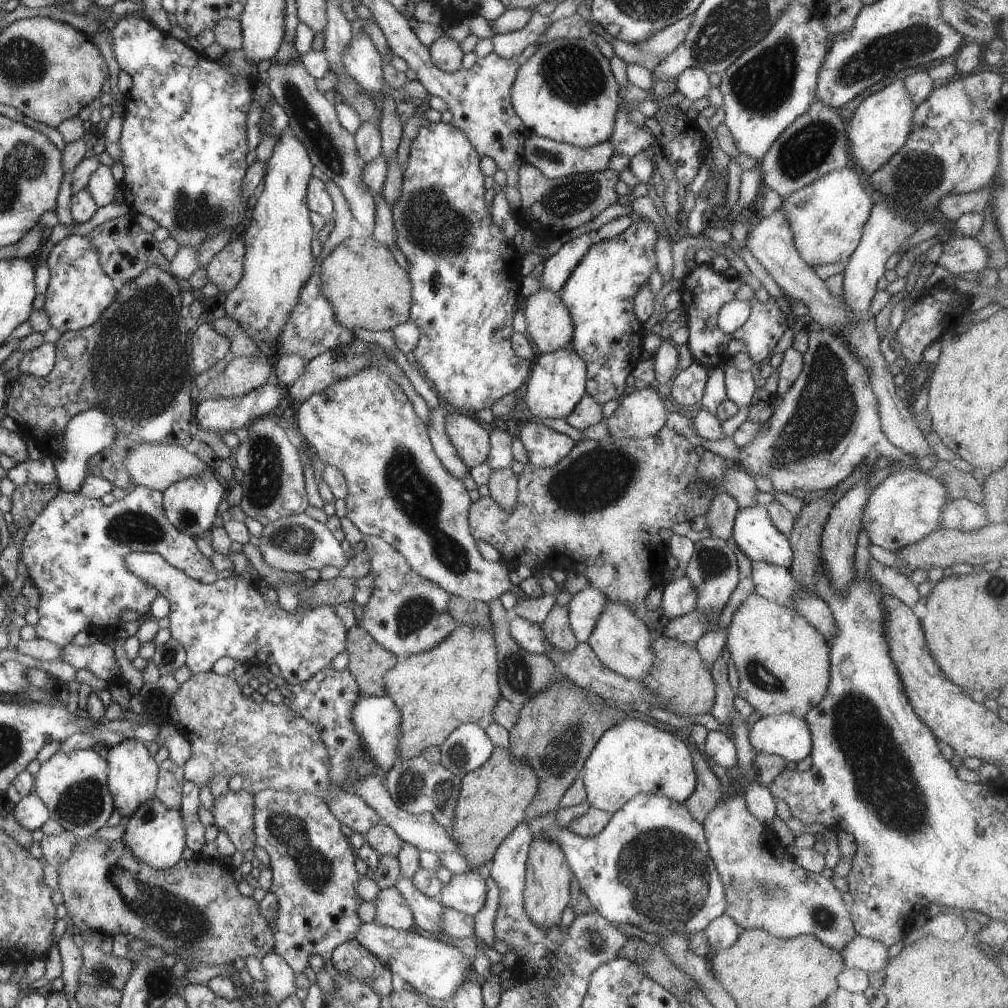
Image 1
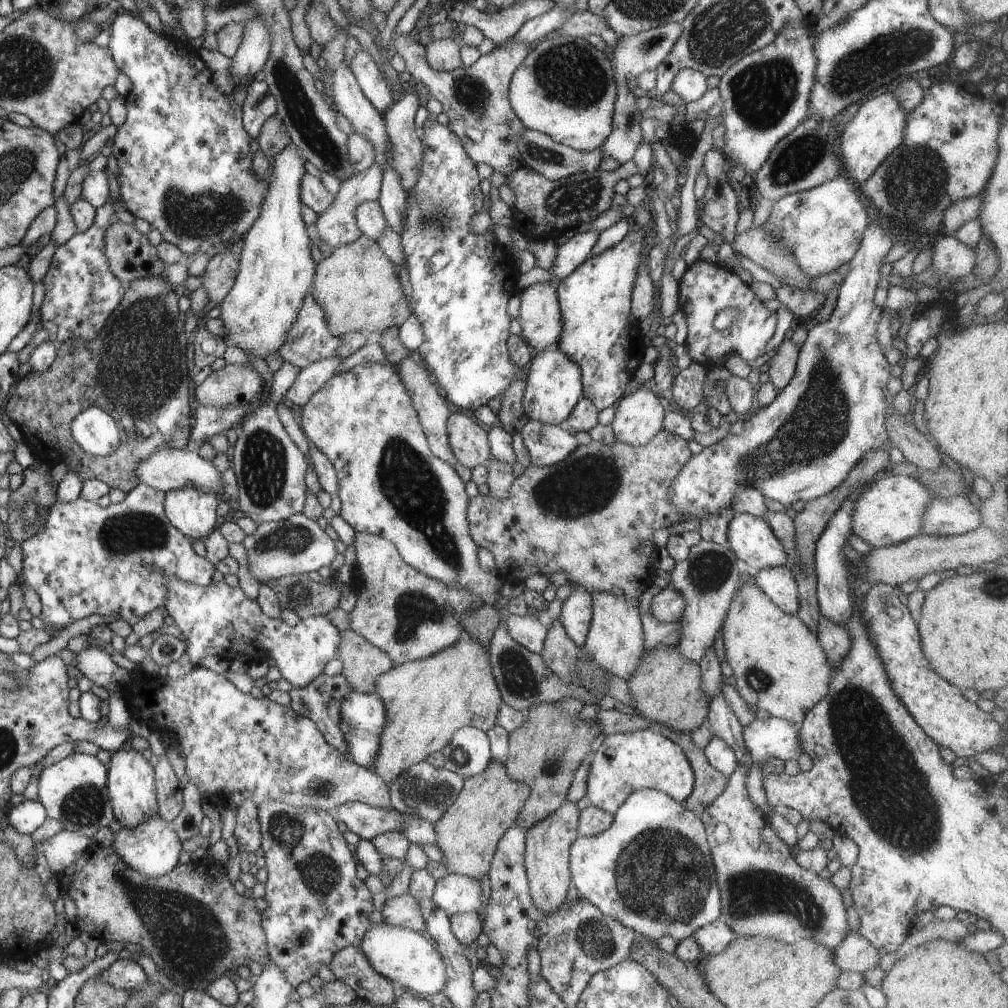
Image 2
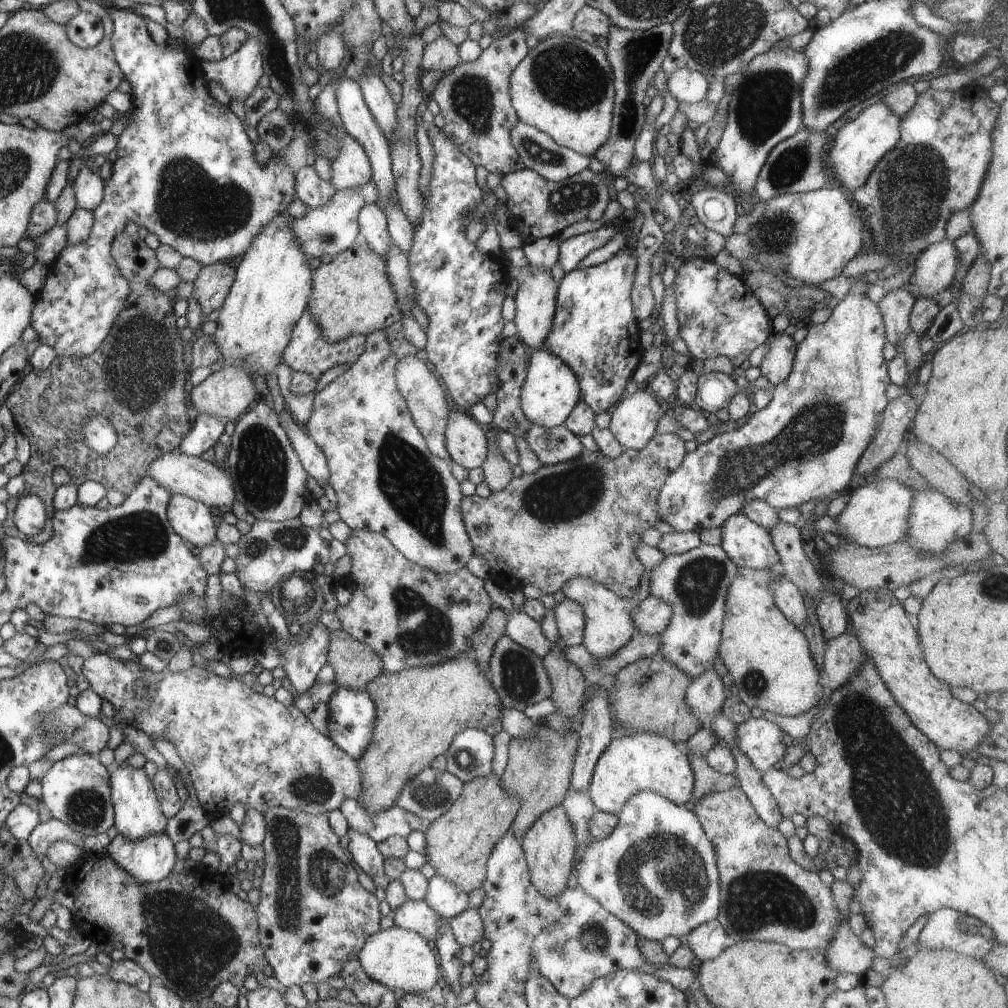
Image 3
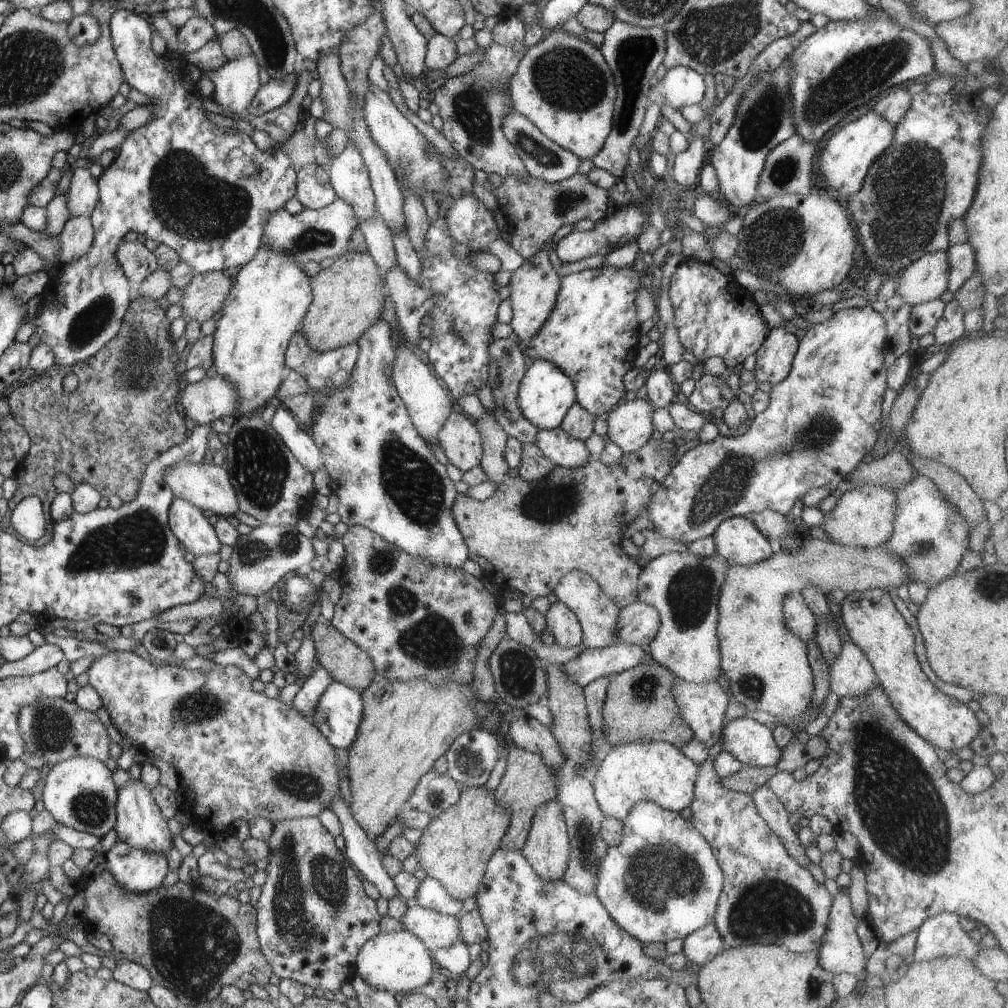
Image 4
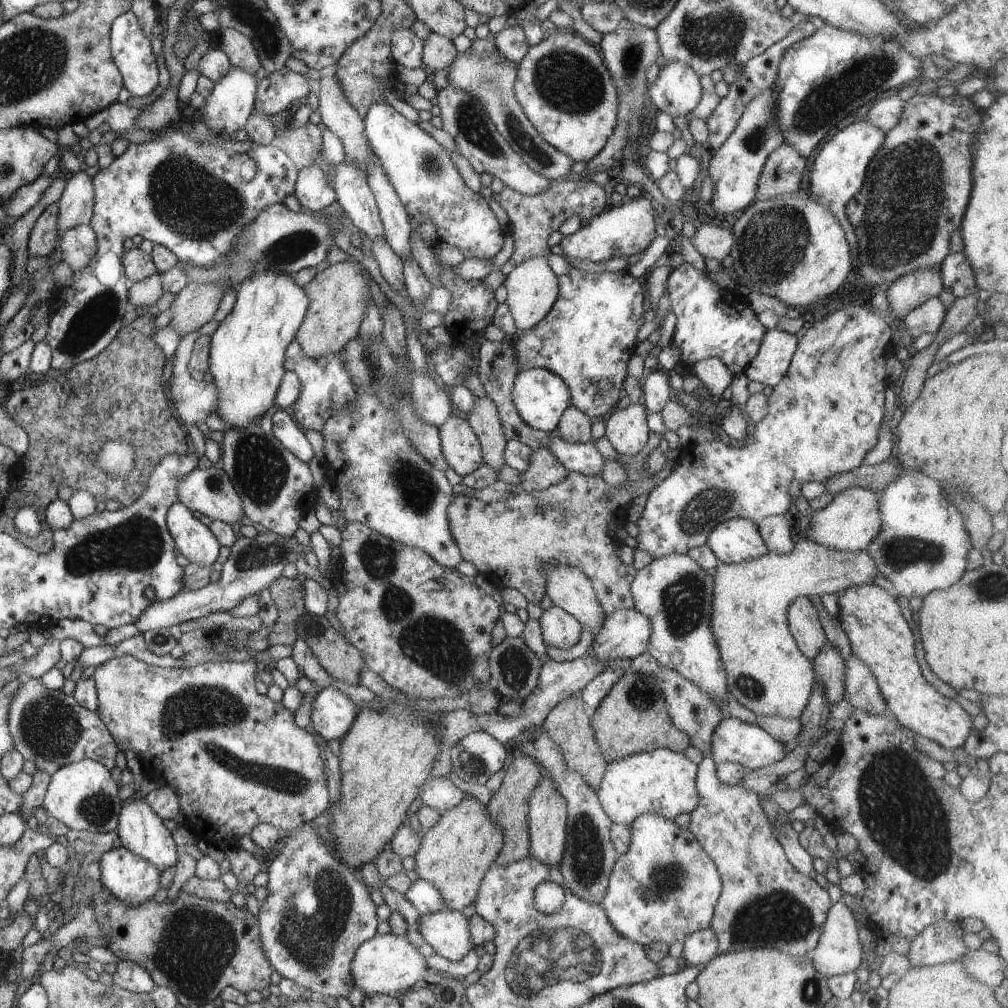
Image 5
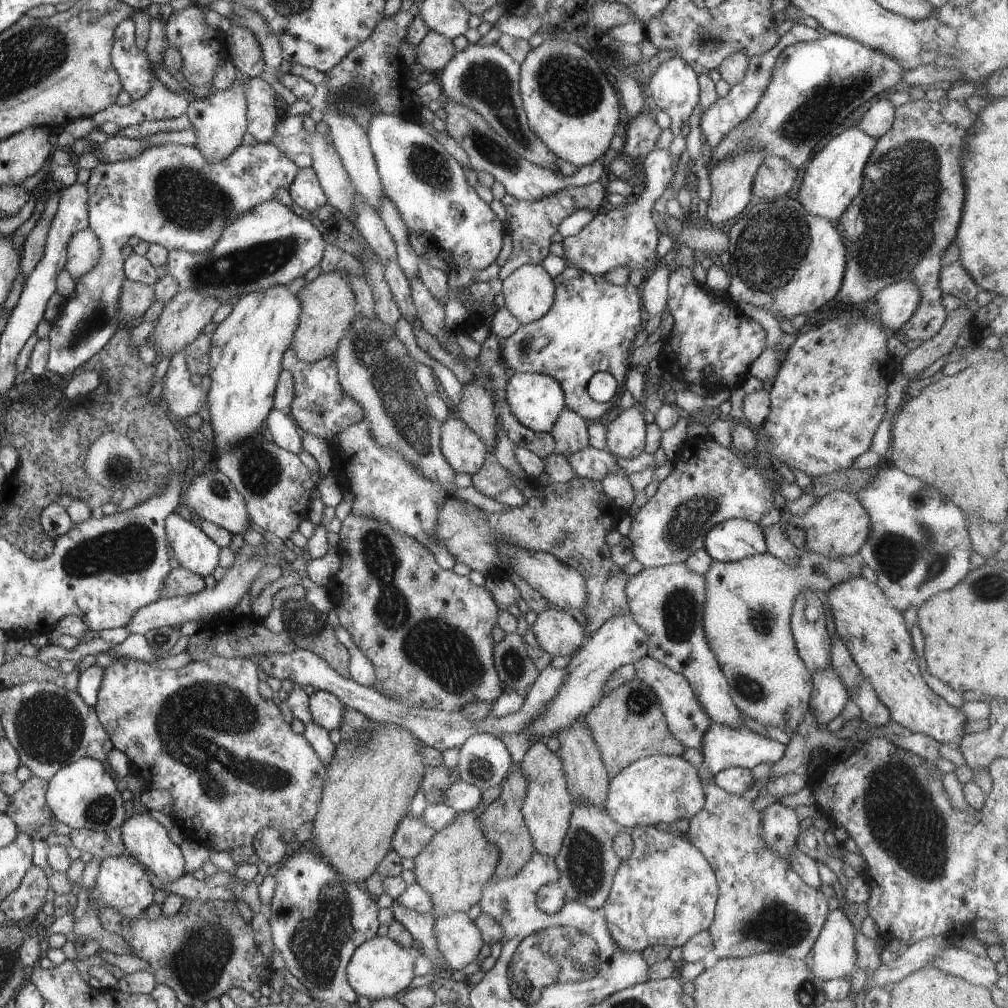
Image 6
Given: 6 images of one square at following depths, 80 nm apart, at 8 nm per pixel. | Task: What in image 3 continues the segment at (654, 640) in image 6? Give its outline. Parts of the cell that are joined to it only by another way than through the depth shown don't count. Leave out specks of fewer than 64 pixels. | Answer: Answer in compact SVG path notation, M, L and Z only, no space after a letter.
M703 543L684 554L664 558L650 572L650 595L670 604L674 614L660 636L659 654L693 680L713 668L714 660L718 658L728 588L736 574L738 566L720 545Z

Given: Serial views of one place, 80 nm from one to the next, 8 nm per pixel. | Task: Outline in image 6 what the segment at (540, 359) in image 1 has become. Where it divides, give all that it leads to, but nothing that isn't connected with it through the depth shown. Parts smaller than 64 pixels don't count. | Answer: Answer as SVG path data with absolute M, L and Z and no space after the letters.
M514 373L506 383L505 400L518 422L537 433L549 433L565 407L565 394L560 383L540 373Z

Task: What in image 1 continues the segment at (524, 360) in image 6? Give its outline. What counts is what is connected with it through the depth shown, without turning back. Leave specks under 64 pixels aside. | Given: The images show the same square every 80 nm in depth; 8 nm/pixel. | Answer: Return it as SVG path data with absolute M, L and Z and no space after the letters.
M634 219L632 226L626 228L620 236L592 244L558 293L574 324L571 349L586 362L586 393L602 405L625 396L626 379L642 358L644 326L634 315L634 298L638 290L648 284L651 274L658 270L655 248L659 234L657 226L650 220Z

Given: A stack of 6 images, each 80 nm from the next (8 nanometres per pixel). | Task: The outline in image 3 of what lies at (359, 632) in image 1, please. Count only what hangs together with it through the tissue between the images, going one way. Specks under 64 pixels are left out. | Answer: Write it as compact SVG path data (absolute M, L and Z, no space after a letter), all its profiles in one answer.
M332 630L328 644L328 662L340 686L366 692L368 684L382 671L382 658L364 642L342 630Z

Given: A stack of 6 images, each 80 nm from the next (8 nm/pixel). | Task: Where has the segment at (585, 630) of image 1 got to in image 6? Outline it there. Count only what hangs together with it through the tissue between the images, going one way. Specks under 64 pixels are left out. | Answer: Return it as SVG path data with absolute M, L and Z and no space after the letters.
M546 609L530 628L538 644L552 658L572 656L586 642L584 629L566 610Z

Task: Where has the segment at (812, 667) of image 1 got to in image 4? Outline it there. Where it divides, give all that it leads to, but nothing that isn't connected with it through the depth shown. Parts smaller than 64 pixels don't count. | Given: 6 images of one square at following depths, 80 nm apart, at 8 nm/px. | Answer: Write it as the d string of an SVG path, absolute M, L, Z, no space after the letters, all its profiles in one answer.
M803 539L793 551L775 549L773 555L749 565L732 565L727 568L718 601L719 619L717 635L721 654L721 669L730 680L731 694L748 711L763 710L776 717L790 719L800 716L810 704L814 690L813 670L808 660L807 644L802 642L788 627L783 613L783 600L788 595L800 594L807 582L817 582L827 591L842 590L851 593L868 589L898 588L908 584L905 567L899 559L882 547L845 547L832 540Z

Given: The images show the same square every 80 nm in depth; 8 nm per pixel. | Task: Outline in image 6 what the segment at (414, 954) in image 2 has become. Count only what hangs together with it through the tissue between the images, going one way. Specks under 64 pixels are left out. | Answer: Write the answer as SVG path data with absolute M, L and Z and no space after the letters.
M376 935L356 947L347 966L347 979L358 996L366 996L371 1001L396 997L406 990L414 976L414 961L417 954L397 945L391 938Z

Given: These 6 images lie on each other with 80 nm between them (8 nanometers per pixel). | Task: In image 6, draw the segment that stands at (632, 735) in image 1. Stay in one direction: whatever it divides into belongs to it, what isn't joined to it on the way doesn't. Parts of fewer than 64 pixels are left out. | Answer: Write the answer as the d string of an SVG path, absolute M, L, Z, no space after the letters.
M652 755L638 759L609 780L605 811L620 826L627 829L642 825L675 825L677 820L690 820L704 806L705 794L699 771L684 758L668 755Z

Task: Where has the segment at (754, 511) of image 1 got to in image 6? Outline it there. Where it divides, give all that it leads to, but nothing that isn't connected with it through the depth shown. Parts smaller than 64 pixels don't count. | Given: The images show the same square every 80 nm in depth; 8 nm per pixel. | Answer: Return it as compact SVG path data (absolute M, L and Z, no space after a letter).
M728 519L713 526L703 539L703 549L714 561L723 563L767 551L763 530L746 519Z

